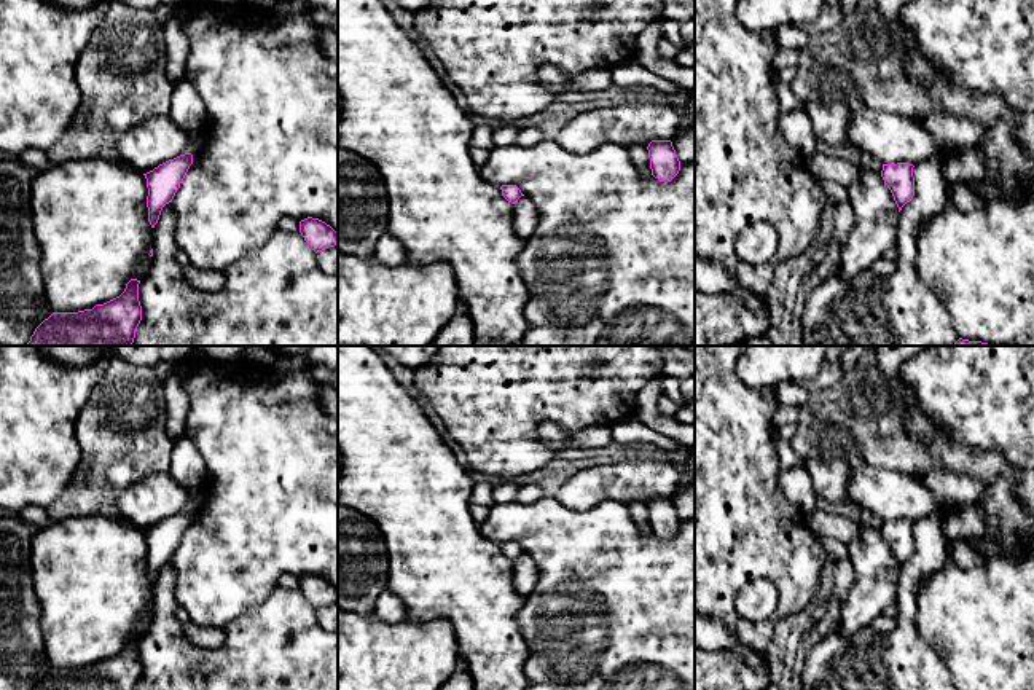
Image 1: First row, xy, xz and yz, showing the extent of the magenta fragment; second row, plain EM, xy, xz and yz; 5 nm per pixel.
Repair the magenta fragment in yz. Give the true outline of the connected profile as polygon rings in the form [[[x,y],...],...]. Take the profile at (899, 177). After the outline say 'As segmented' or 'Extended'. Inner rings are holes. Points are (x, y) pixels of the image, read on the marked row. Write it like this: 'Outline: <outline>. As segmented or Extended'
Outline: [[[910,163],[883,164],[881,177],[891,190],[899,212],[915,196],[913,167]]]. As segmented

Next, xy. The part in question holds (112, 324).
Outline: [[[131,279],[119,296],[92,309],[53,312],[27,346],[132,346],[142,320],[139,284]]]. As segmented

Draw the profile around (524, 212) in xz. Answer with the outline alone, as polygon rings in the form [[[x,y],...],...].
[[[521,196],[513,204],[513,226],[515,231],[523,237],[527,239],[539,225],[539,209],[535,202],[527,198]]]

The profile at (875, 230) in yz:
[[[859,167],[857,178],[848,186],[849,204],[854,210],[854,225],[841,245],[838,274],[852,279],[859,272],[870,269],[883,253],[897,245],[900,212],[894,196],[879,172]]]

